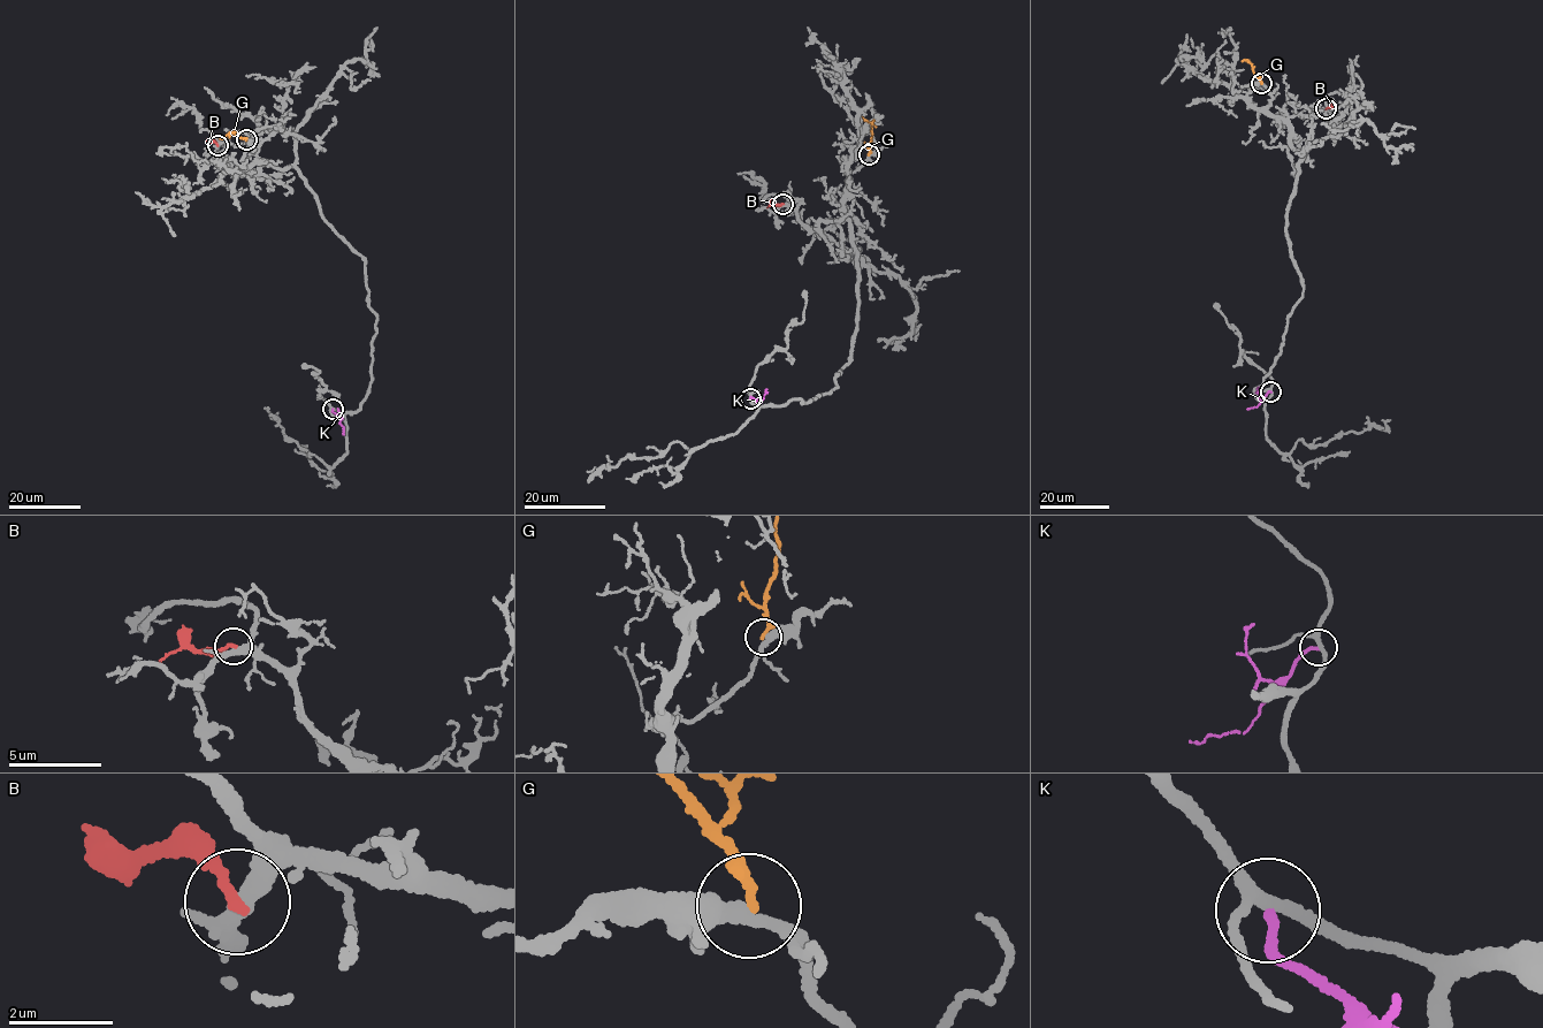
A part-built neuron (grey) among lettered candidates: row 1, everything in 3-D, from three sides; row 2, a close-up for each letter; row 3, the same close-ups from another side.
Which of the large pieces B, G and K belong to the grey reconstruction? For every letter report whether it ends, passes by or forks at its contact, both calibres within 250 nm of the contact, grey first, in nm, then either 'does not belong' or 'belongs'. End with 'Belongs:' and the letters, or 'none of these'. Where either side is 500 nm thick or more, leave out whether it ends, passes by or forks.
B: it ends | 300/190 nm | does not belong
G: it ends | 260/200 nm | does not belong
K: it ends | 200/170 nm | does not belong
Belongs: none of these

